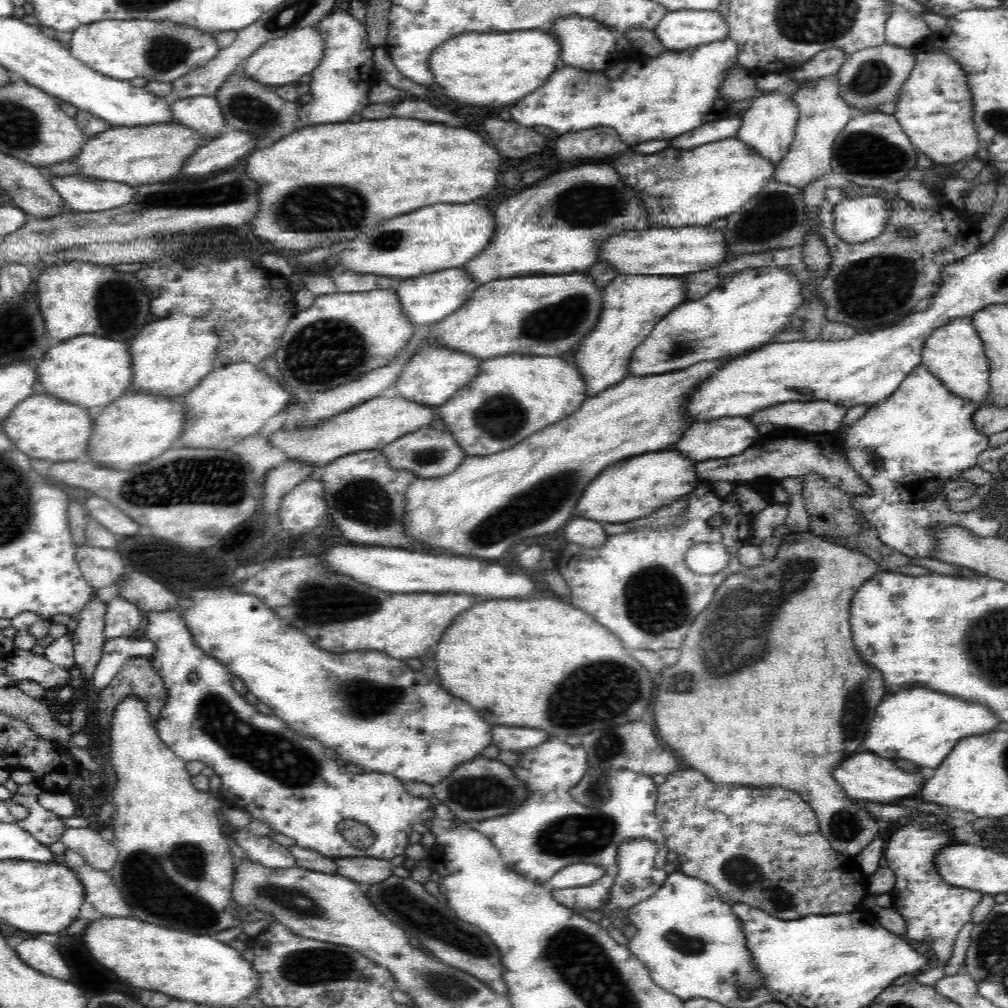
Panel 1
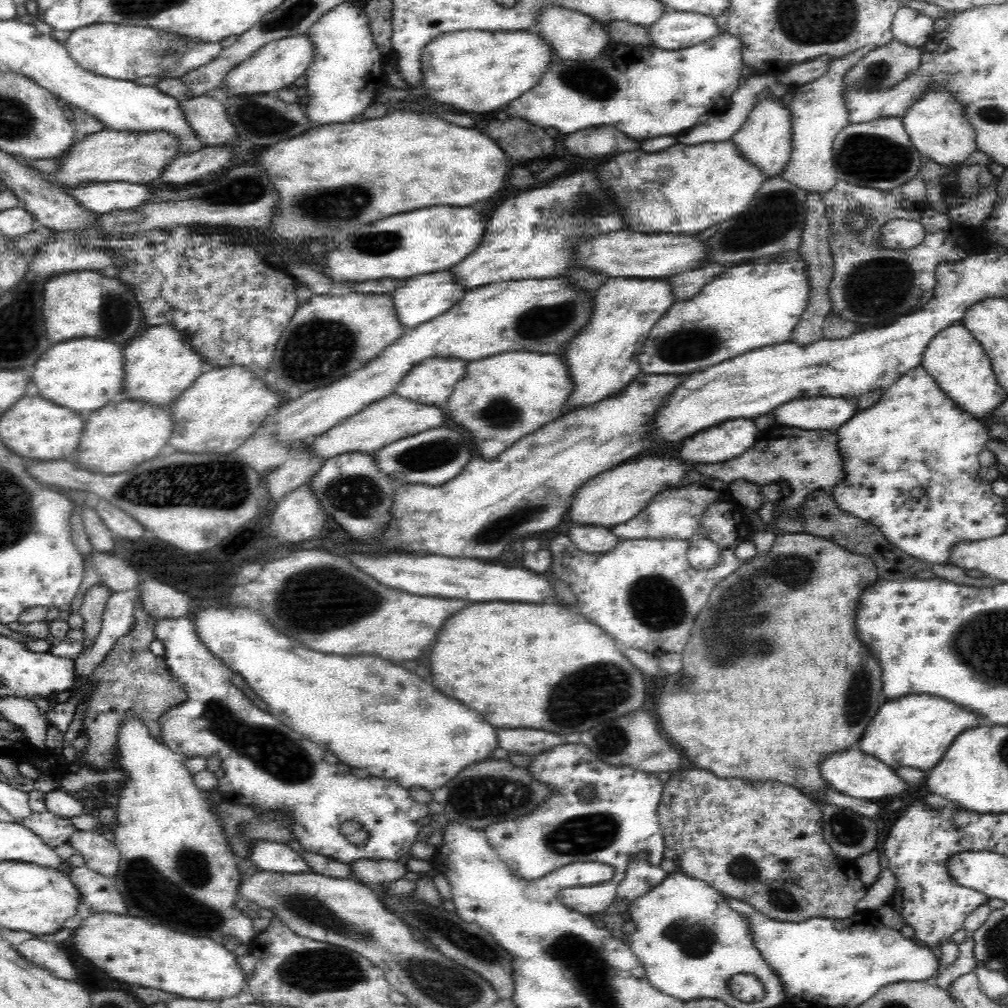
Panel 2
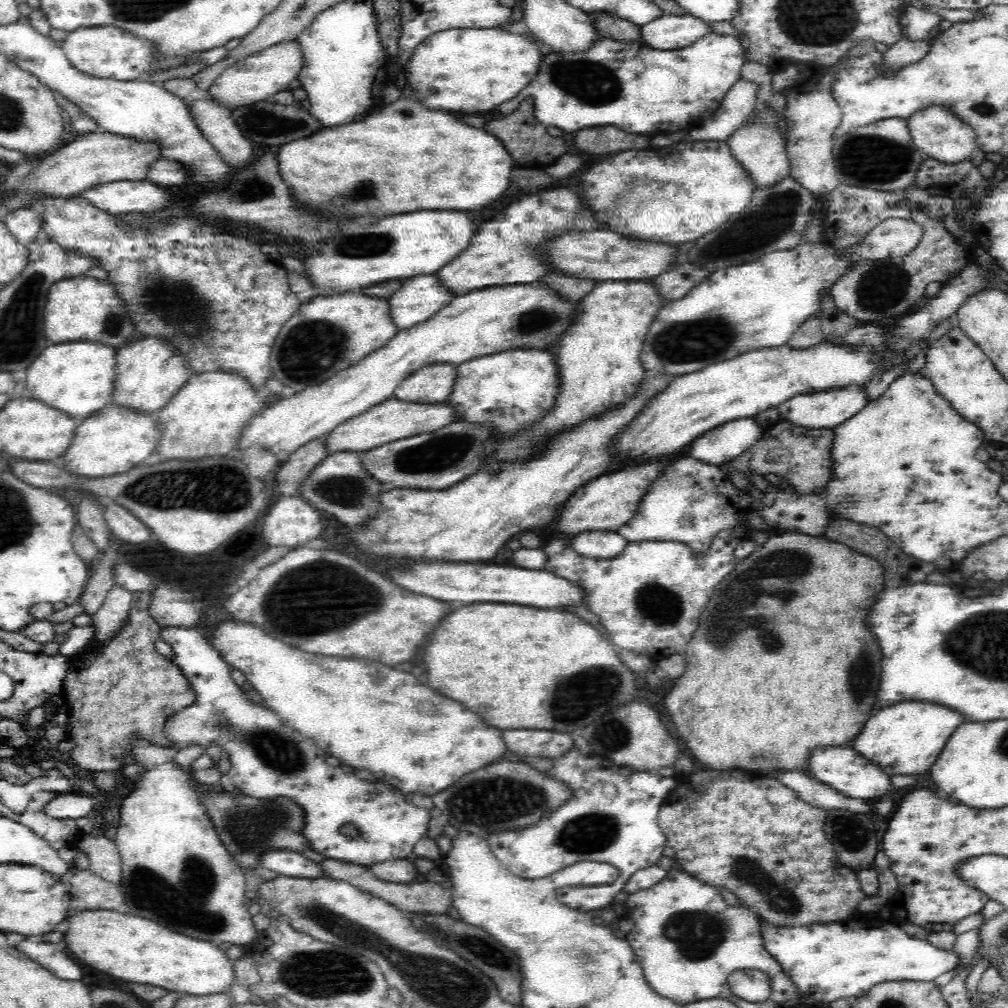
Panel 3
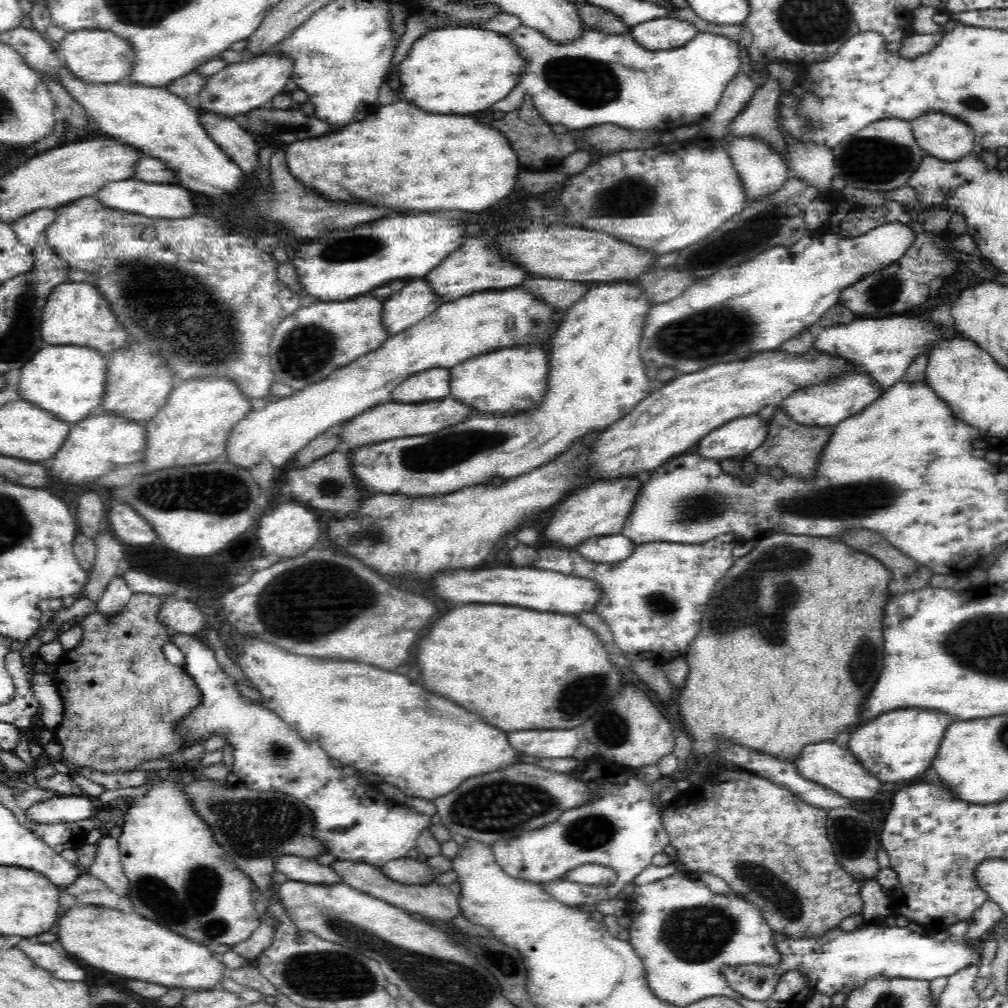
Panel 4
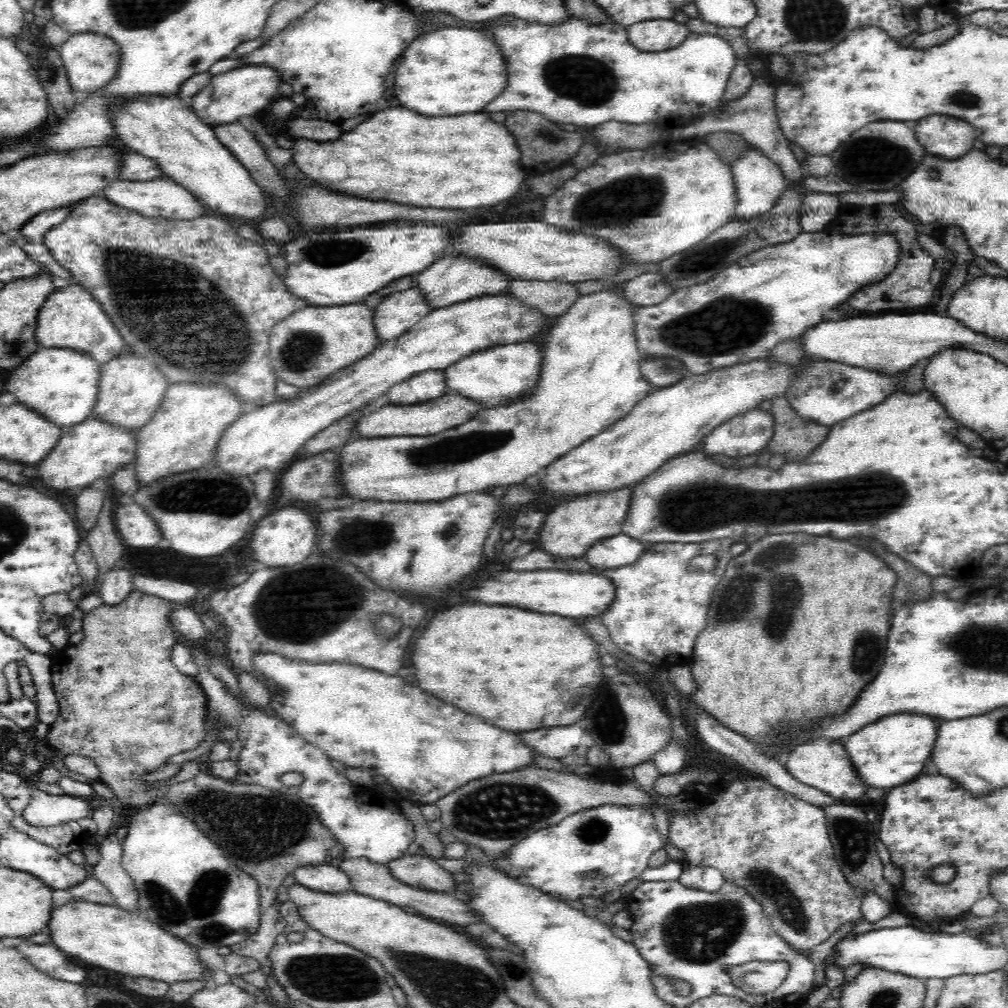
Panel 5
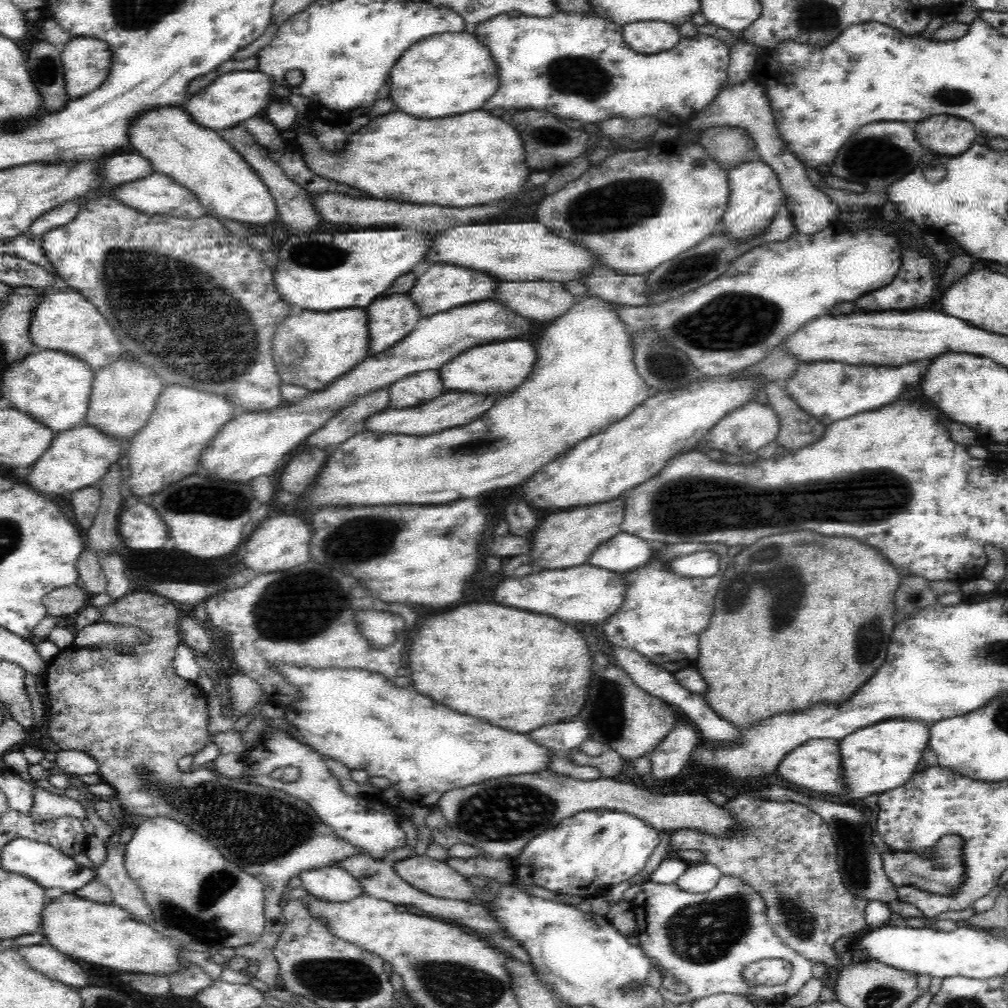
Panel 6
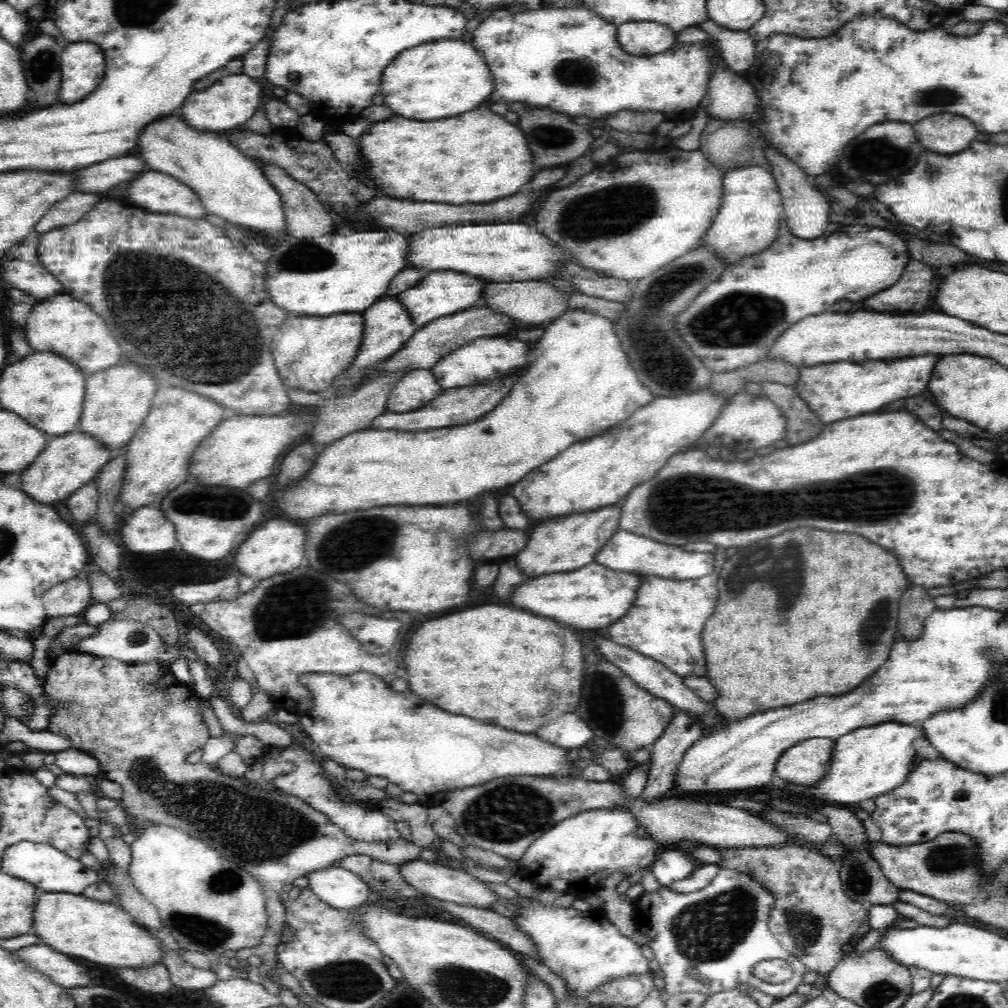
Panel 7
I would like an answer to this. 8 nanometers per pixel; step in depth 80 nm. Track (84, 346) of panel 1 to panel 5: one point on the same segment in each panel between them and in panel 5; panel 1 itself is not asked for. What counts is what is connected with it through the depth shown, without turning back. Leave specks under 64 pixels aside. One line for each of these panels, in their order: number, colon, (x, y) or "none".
2: (85, 374)
3: (77, 378)
4: (68, 381)
5: (61, 384)

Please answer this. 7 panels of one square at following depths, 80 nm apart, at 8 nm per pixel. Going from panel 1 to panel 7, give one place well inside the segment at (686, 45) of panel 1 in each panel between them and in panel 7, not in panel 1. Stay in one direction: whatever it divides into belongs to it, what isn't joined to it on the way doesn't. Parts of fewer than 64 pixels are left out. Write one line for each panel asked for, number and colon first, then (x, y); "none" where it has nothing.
2: (675, 30)
3: (670, 32)
4: (667, 33)
5: (652, 36)
6: (650, 37)
7: (639, 38)

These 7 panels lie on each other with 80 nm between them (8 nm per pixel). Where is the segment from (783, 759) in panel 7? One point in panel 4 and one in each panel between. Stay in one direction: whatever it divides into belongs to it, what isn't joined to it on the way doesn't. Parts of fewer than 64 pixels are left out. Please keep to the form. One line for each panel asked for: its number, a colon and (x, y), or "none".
4: (831, 764)
5: (823, 763)
6: (815, 765)

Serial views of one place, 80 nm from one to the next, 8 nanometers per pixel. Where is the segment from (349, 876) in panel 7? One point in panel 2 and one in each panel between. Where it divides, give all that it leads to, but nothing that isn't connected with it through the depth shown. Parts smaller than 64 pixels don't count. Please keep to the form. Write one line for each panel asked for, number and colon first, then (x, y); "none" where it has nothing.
2: (271, 856)
3: (285, 862)
4: (293, 867)
5: (323, 877)
6: (334, 884)

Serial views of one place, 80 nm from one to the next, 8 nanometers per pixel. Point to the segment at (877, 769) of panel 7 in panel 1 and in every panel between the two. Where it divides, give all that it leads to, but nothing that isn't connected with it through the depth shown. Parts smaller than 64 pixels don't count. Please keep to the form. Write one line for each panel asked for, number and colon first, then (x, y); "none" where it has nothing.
1: (917, 725)
2: (915, 731)
3: (908, 739)
4: (900, 745)
5: (888, 752)
6: (882, 756)

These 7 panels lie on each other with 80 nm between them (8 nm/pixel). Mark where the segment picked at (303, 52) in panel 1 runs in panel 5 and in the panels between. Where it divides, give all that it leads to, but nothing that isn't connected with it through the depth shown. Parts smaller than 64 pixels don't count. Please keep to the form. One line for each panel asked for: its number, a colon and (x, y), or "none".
2: (276, 65)
3: (256, 78)
4: (239, 87)
5: (245, 91)

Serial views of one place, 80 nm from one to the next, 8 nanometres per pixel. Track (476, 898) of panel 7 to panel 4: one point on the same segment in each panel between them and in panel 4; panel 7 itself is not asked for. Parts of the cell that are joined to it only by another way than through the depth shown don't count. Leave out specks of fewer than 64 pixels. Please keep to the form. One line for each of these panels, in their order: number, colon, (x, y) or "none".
4: (406, 870)
5: (421, 872)
6: (434, 877)

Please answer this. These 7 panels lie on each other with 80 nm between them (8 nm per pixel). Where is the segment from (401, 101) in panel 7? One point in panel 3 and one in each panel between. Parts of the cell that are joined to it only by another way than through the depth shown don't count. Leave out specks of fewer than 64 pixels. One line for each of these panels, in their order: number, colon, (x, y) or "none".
3: (469, 70)
4: (457, 70)
5: (456, 70)
6: (451, 73)

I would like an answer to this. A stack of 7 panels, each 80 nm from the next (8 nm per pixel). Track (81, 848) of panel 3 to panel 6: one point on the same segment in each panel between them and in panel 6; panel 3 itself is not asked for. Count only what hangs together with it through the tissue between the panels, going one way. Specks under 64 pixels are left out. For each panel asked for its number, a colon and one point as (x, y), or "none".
4: (106, 866)
5: (108, 870)
6: (126, 893)

